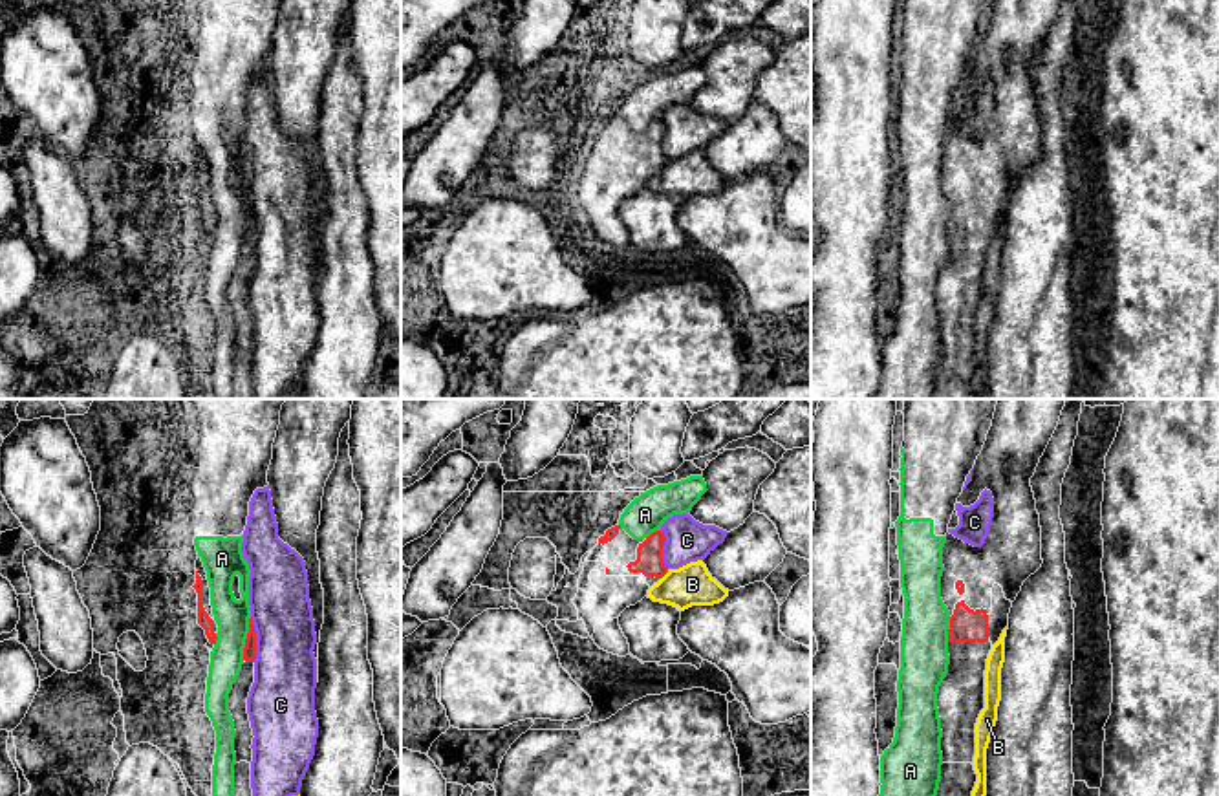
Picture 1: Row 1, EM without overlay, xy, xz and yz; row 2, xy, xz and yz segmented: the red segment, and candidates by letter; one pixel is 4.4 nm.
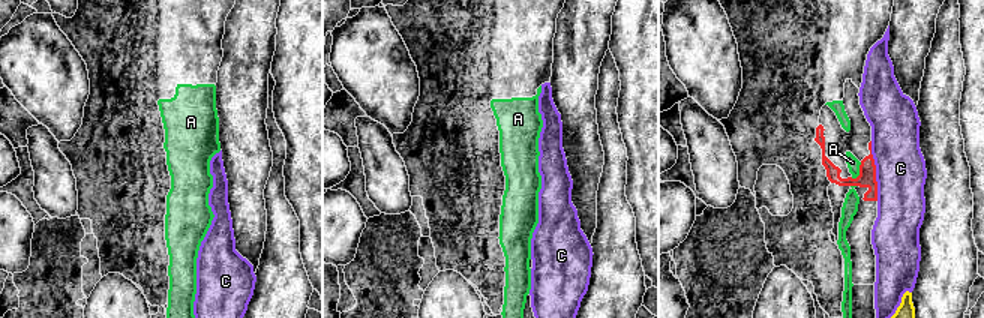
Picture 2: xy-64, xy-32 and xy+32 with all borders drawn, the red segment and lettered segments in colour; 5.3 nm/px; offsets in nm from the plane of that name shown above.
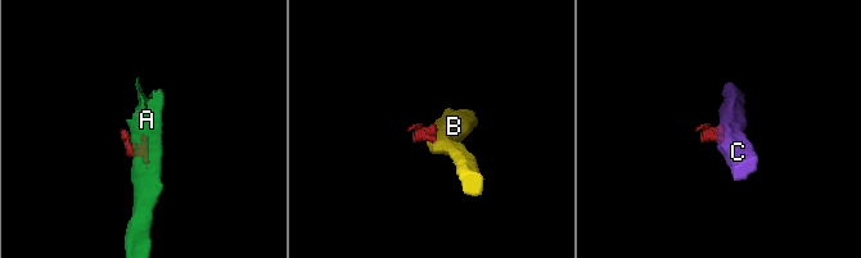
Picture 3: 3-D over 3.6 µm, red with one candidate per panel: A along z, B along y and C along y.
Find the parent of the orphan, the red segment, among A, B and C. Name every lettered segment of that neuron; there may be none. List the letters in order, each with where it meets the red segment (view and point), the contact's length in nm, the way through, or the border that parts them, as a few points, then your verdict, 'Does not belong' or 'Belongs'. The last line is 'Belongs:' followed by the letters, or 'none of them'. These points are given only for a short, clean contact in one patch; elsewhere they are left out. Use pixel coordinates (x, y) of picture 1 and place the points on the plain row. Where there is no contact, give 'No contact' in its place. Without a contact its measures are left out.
A: Touches red at xy (246, 229). Shared border 190 nm. Path across: xy (249, 242), (246, 229), (235, 218), (231, 205). Belongs
B: Touches red at xz (665, 163). Shared border 60 nm. Boundary: xz (668, 160), (661, 169). Does not belong
C: Touches red at xy (255, 229). Shared border 200 nm. Boundary: xy (251, 207), (255, 251). Does not belong
Belongs: A

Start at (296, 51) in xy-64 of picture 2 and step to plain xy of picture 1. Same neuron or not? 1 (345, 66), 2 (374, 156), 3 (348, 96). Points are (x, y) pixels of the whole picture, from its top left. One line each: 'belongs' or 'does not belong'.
1: does not belong
2: belongs
3: does not belong

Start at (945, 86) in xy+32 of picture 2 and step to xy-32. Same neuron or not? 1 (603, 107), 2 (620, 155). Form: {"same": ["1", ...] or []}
{"same": ["1", "2"]}

